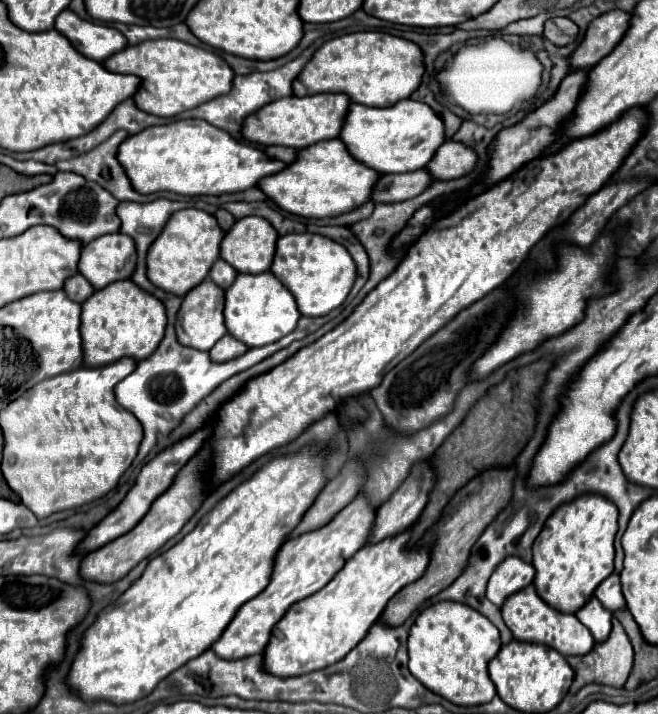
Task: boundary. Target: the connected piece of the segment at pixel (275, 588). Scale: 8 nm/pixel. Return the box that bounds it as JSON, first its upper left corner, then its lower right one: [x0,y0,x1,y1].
[211,498,375,660]

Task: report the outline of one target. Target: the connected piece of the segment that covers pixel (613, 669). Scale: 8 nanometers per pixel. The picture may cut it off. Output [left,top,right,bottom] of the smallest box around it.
[567,618,633,694]

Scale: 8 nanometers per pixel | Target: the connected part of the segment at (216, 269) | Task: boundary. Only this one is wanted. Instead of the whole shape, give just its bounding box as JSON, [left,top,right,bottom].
[209,260,237,288]

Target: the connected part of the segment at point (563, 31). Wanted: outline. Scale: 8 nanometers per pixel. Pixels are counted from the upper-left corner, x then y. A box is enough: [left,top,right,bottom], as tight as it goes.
[543,18,579,46]

